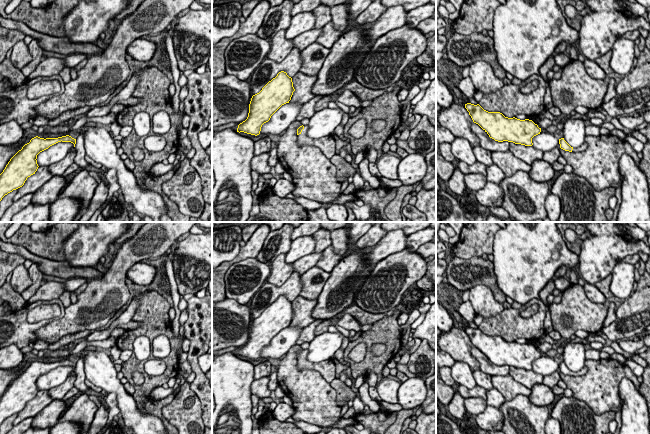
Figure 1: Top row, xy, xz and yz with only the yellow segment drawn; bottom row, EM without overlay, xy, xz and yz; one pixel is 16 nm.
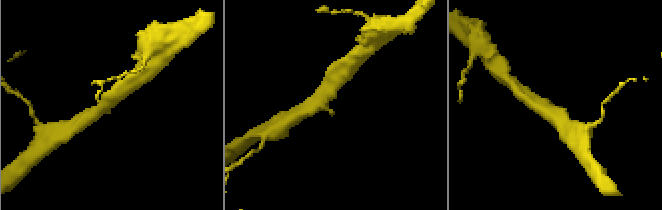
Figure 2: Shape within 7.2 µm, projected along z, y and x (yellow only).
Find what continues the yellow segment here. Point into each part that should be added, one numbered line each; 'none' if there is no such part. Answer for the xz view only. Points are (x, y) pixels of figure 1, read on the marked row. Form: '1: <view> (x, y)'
1: xz (327, 145)

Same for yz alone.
1: yz (584, 145)

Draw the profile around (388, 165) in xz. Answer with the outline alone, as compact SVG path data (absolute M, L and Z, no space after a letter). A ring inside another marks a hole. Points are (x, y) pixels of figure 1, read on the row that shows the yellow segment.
M392 155L382 157L377 163L377 168L381 176L391 180L397 180L400 161L401 159Z

